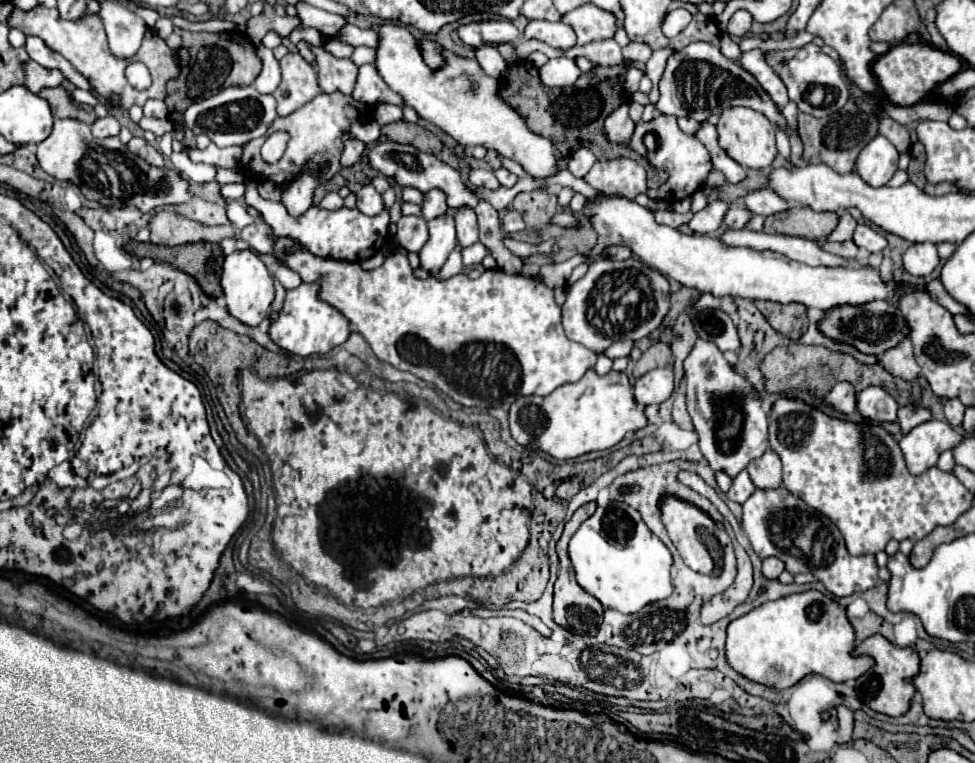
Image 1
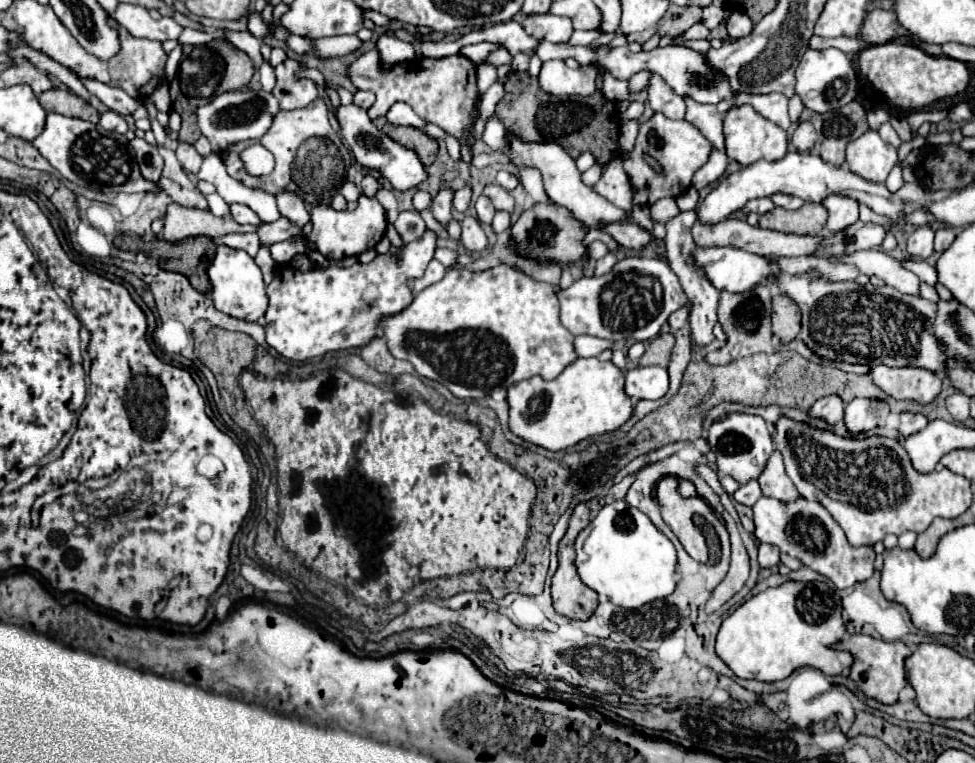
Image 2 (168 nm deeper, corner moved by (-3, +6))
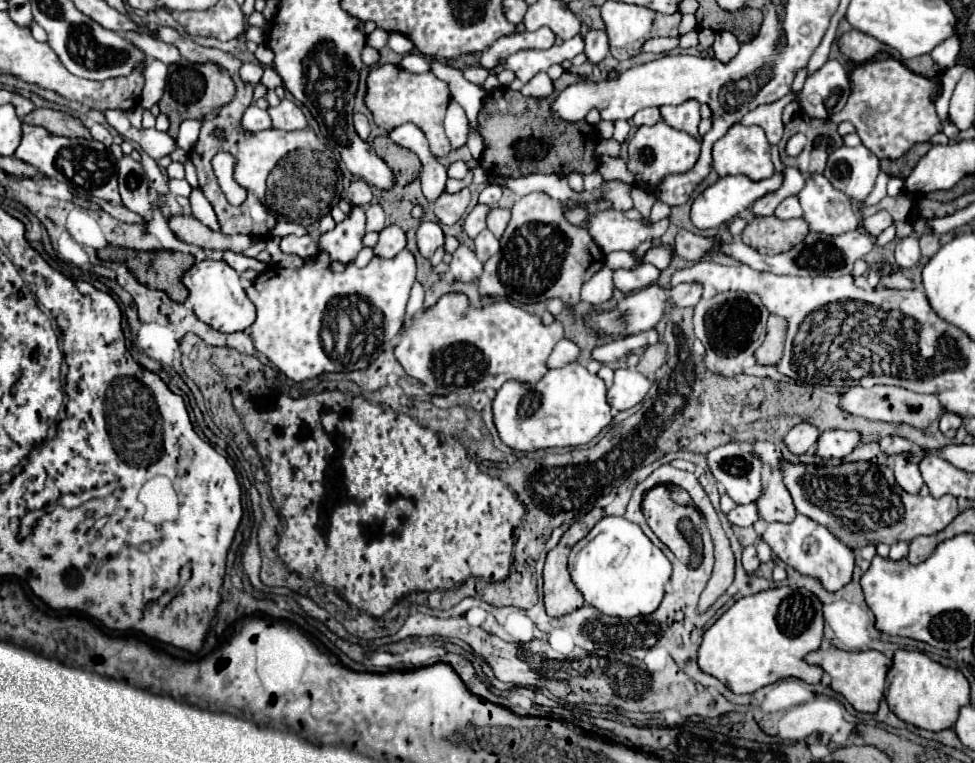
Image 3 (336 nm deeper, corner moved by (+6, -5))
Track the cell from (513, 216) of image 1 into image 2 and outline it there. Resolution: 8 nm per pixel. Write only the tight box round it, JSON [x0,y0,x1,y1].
[491,212,511,234]

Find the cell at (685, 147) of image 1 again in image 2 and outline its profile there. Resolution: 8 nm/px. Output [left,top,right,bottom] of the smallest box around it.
[631,112,713,206]

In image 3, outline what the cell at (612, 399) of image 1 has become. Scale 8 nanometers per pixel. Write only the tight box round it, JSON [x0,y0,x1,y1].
[492,363,610,451]

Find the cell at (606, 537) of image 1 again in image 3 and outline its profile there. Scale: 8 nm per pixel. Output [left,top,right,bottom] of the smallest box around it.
[568,517,672,617]

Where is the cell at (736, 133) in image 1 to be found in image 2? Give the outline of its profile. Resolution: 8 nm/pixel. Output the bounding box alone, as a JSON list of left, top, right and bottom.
[723,104,787,166]

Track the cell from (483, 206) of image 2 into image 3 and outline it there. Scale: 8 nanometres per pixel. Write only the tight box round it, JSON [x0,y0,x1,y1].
[464,205,490,237]

